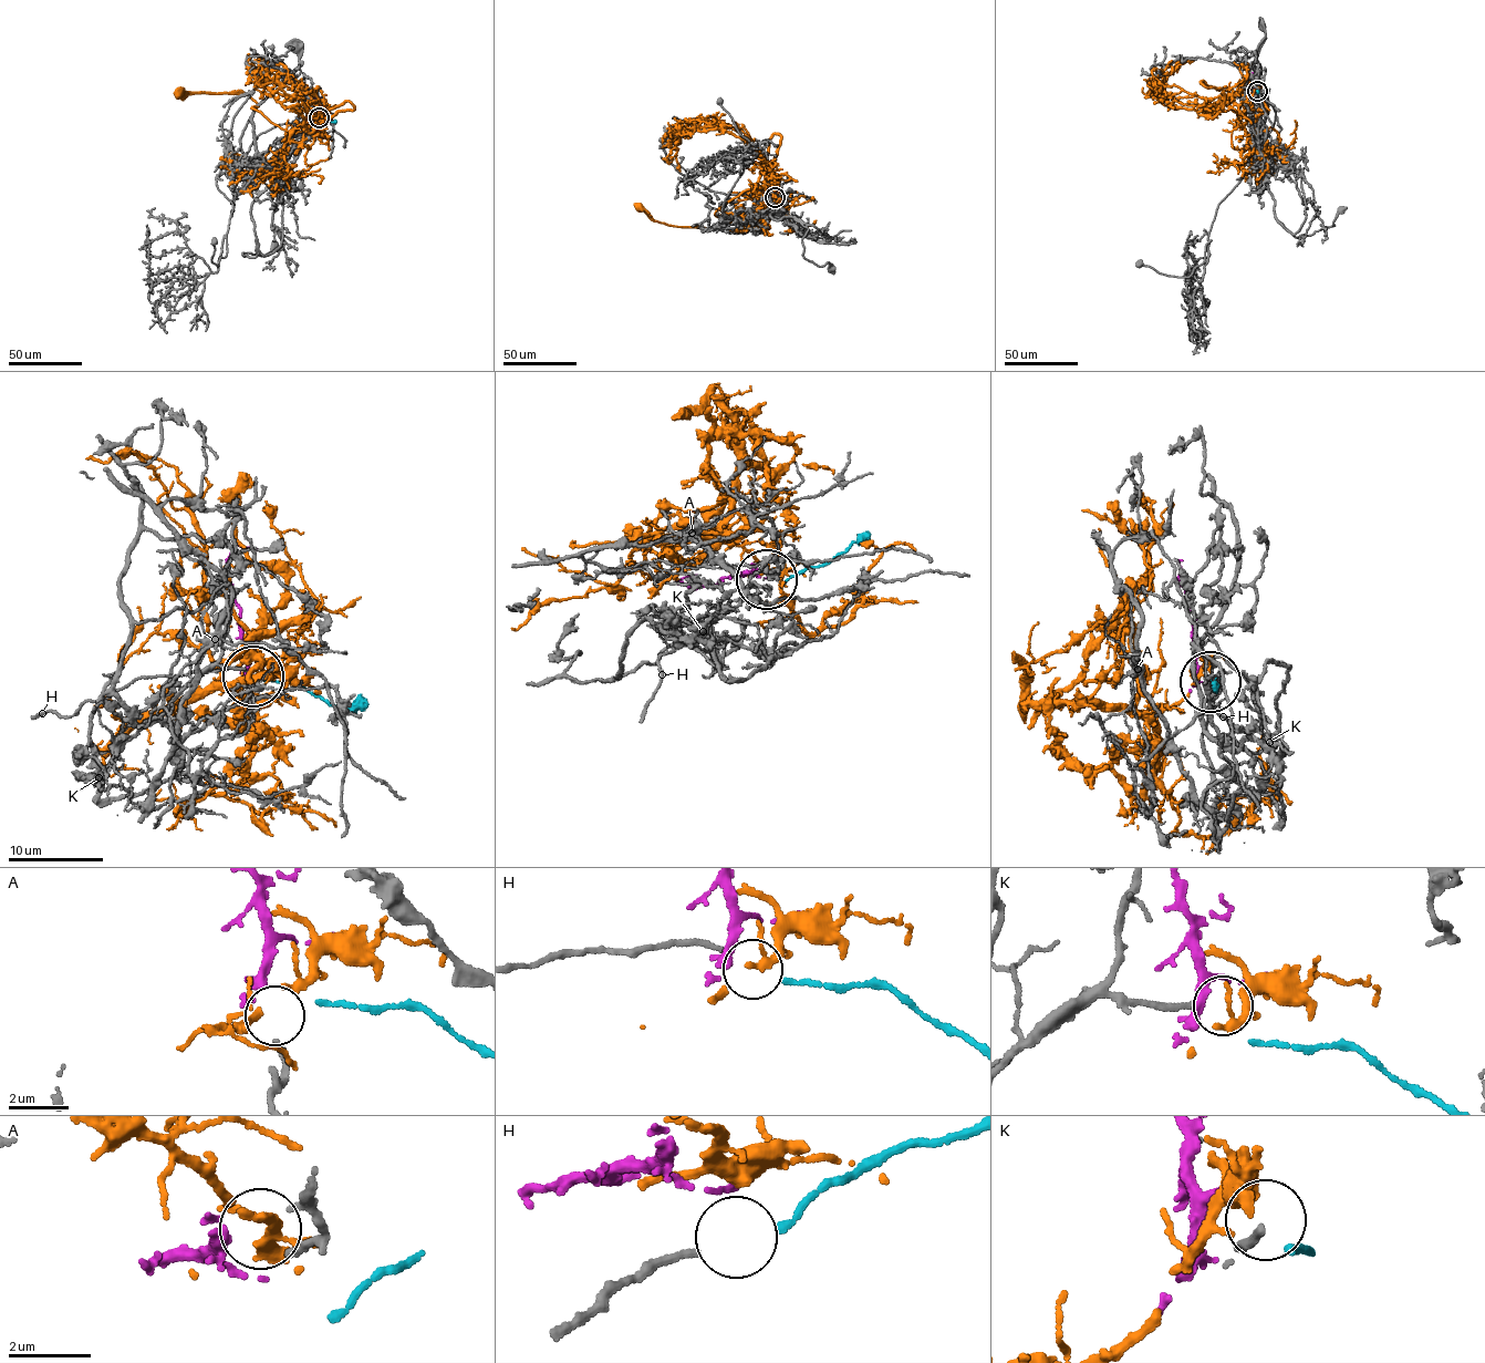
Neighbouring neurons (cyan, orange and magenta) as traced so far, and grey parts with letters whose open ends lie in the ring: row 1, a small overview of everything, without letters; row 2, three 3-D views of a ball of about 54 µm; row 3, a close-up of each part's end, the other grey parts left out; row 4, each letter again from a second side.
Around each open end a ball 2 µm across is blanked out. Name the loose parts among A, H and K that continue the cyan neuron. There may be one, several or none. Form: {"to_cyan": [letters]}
{"to_cyan": ["H"]}

